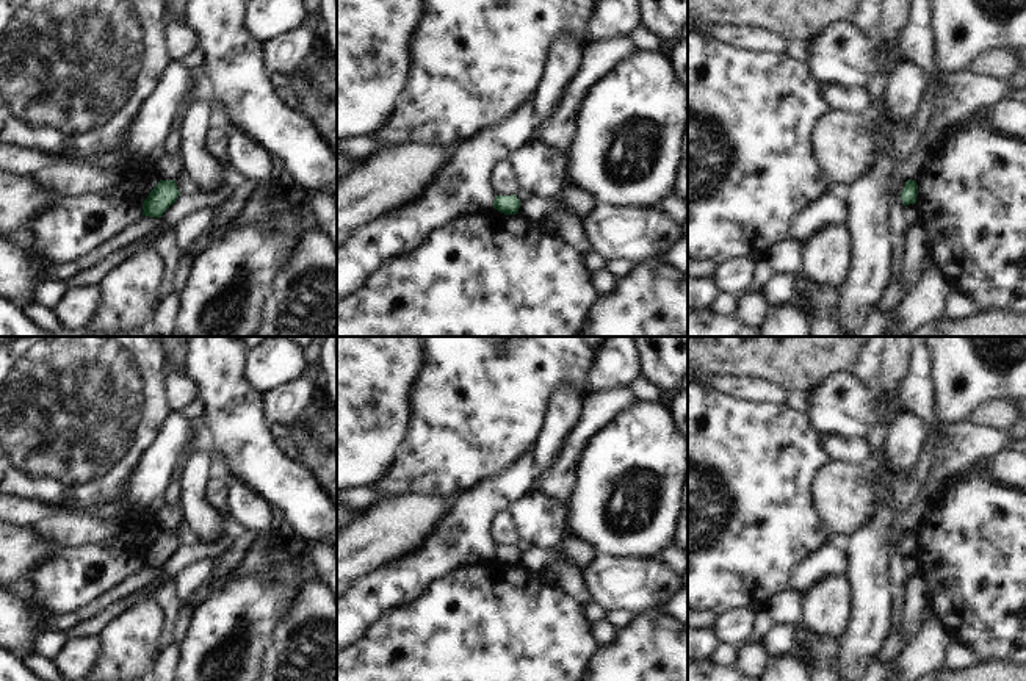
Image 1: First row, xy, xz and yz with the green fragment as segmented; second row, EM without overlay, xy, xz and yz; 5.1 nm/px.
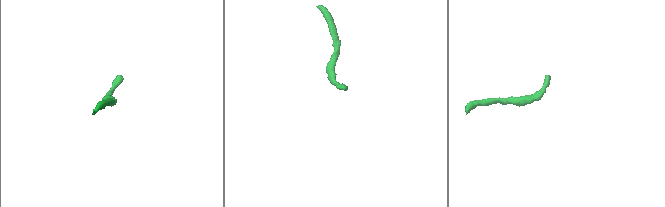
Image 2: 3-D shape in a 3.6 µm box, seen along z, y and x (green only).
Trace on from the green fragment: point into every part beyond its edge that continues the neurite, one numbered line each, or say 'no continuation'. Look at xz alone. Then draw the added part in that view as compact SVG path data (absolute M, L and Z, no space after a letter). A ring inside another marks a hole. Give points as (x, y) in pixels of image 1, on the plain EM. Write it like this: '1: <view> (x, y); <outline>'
no continuation

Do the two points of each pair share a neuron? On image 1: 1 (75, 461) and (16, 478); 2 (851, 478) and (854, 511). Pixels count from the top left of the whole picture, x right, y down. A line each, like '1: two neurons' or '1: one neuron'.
1: one neuron
2: one neuron

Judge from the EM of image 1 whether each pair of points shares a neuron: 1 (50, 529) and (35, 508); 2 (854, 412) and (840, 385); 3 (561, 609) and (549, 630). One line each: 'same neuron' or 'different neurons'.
1: different neurons
2: same neuron
3: same neuron

